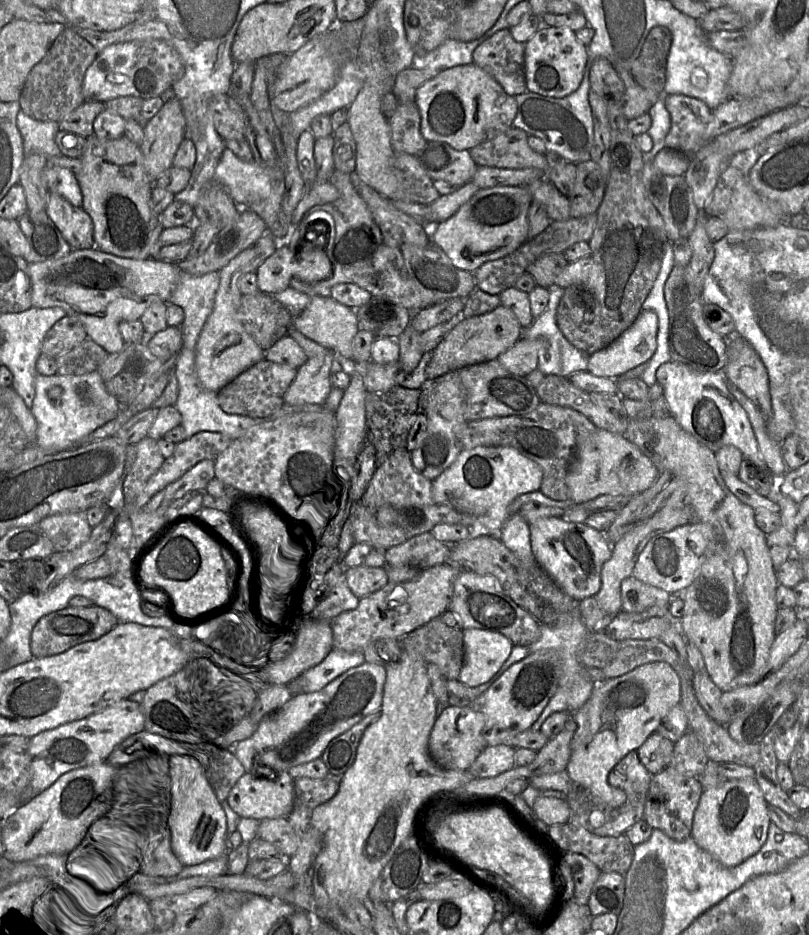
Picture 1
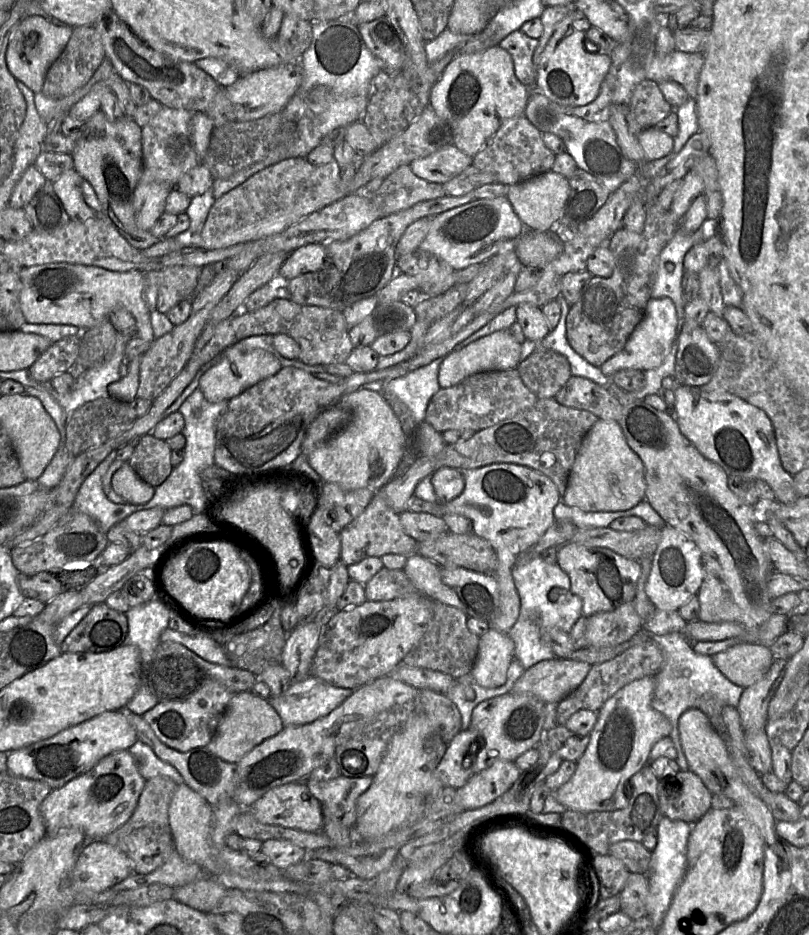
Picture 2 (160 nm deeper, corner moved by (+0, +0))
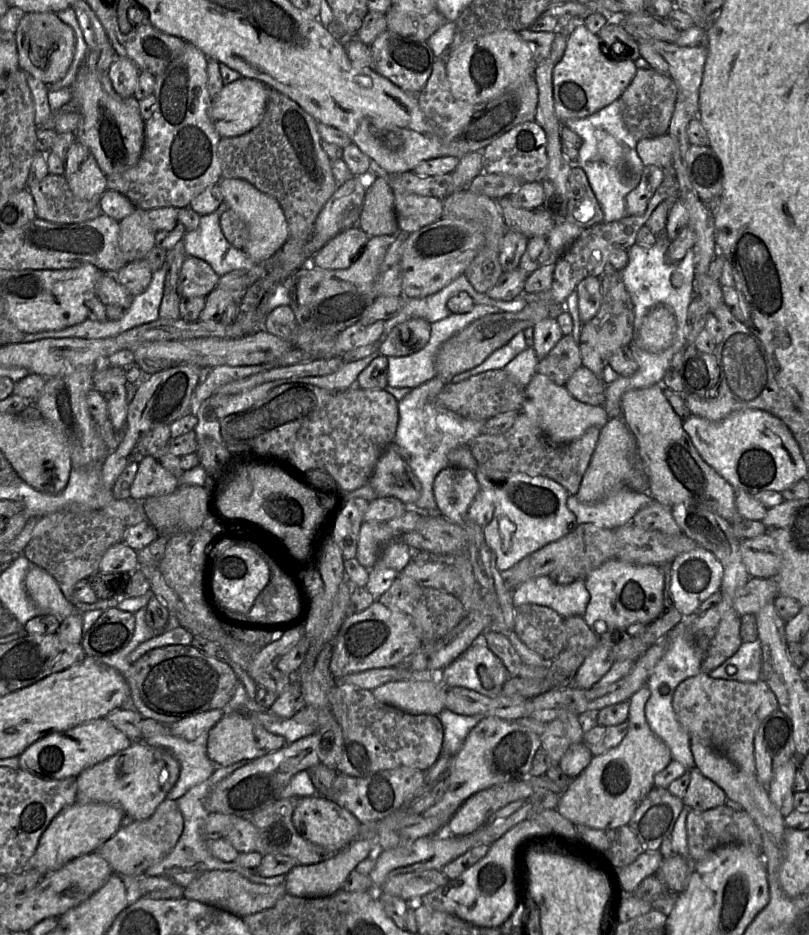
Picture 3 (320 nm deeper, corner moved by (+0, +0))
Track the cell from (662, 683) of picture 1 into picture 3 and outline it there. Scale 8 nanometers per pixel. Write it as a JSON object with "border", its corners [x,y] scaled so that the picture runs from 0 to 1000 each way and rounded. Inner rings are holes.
{"border":[[[791,736],[776,749],[776,783],[763,798],[732,811],[729,817],[707,832],[692,849],[689,866],[708,881],[737,887],[756,887],[770,883],[781,875],[795,853],[808,842],[812,827],[831,813],[824,797],[803,780],[797,767],[797,754],[803,737]]]}

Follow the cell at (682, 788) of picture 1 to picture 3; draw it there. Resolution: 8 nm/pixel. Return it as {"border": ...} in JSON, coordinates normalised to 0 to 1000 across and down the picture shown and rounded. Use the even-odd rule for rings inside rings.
{"border":[[[855,820],[849,827],[853,836],[843,853],[847,862],[869,867],[896,860],[900,853],[895,845],[870,830],[863,821]]]}

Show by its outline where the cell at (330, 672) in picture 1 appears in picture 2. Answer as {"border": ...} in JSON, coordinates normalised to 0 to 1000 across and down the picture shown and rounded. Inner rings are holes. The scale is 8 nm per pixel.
{"border":[[[382,723],[375,728],[361,729],[350,743],[329,749],[345,764],[351,776],[367,776],[403,766],[436,739]]]}

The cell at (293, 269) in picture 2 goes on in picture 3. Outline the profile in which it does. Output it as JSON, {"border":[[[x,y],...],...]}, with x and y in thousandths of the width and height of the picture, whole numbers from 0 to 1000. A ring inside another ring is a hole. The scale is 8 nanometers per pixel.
{"border":[[[440,240],[408,257],[378,283],[399,288],[429,287],[446,272],[456,255]]]}

